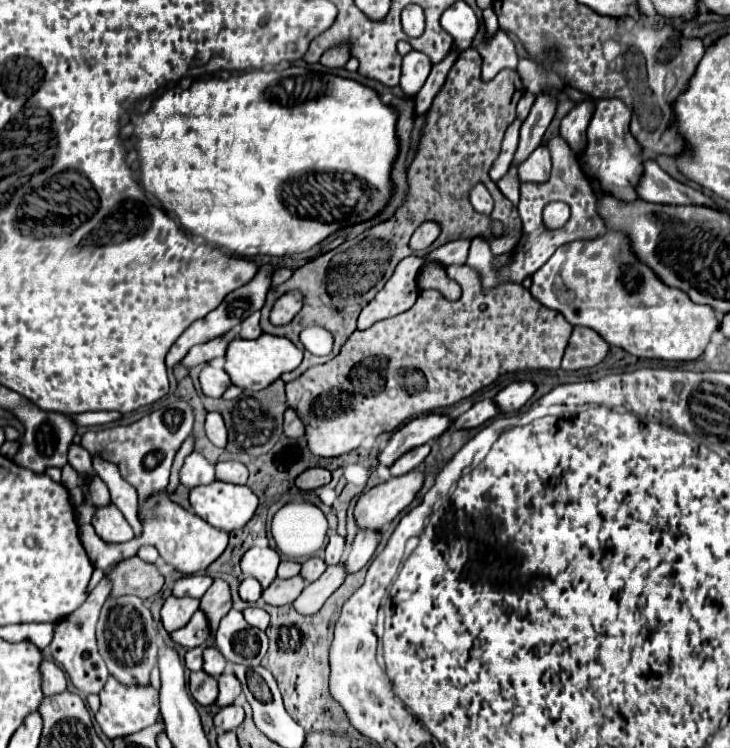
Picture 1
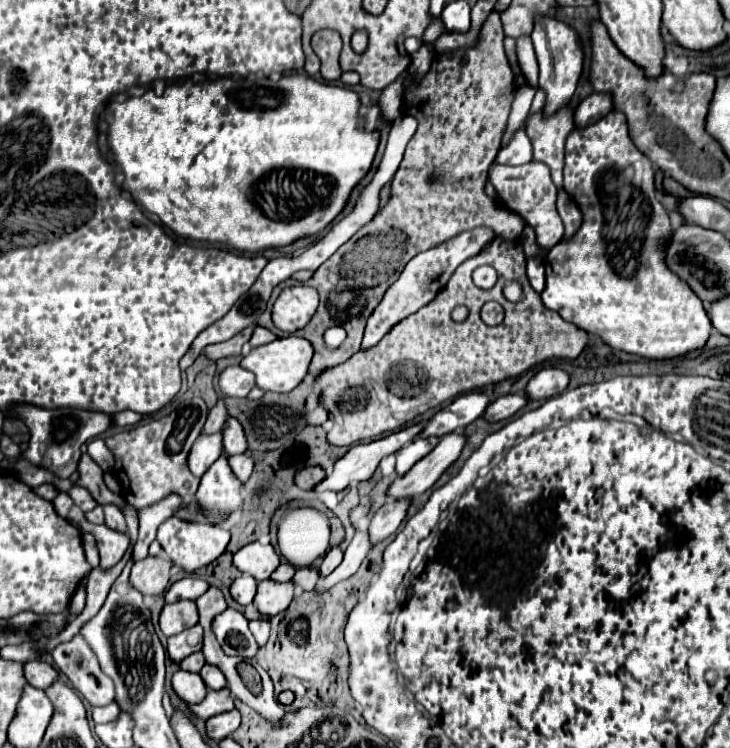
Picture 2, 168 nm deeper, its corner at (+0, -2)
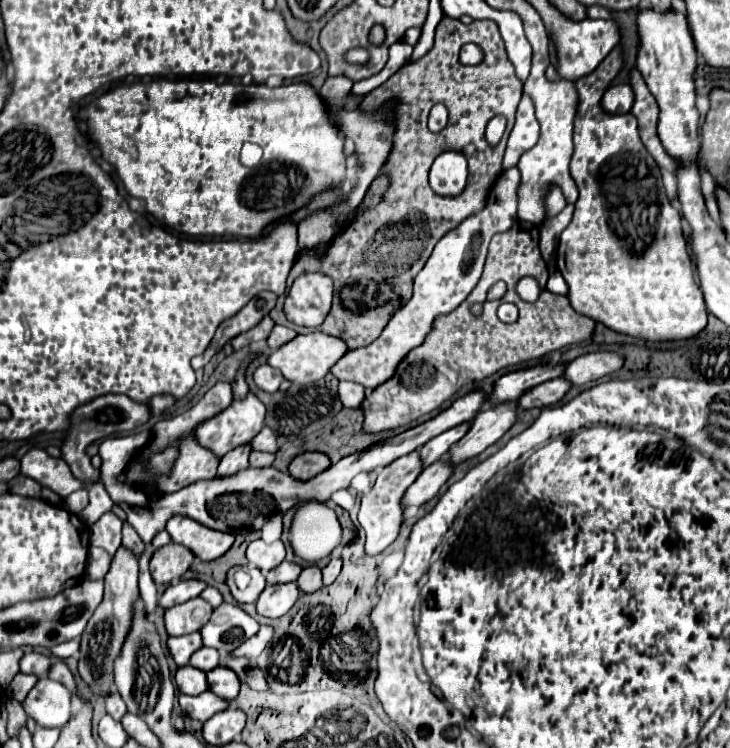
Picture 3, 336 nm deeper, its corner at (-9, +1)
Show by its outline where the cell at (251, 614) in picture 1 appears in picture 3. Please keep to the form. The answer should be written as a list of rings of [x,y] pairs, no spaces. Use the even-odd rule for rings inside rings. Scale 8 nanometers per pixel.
[[[260,626],[258,634],[248,638],[248,642],[244,646],[240,646],[240,650],[236,650],[236,656],[258,658],[258,654],[272,642],[272,636],[274,636],[274,628],[272,626]]]

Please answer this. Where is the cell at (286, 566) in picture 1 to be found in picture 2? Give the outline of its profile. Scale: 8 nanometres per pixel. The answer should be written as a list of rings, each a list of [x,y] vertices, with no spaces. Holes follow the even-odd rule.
[[[281,563],[275,571],[273,571],[273,575],[271,575],[271,579],[273,581],[291,581],[293,579],[293,575],[295,575],[295,567],[293,565],[289,565],[289,563]]]

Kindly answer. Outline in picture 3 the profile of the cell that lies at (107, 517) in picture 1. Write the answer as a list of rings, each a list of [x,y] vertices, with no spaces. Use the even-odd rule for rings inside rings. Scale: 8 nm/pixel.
[[[120,546],[112,558],[110,570],[104,578],[104,600],[90,618],[86,630],[82,632],[80,646],[80,676],[92,688],[104,694],[104,690],[114,690],[112,682],[112,662],[120,654],[120,642],[124,642],[124,630],[128,630],[128,614],[132,614],[132,602],[138,598],[138,560],[132,550]]]

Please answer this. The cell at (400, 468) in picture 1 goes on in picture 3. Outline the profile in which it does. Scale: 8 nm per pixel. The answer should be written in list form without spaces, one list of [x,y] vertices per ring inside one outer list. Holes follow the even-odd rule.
[[[458,424],[456,428],[450,428],[450,430],[446,430],[446,432],[434,436],[432,440],[428,440],[428,442],[418,450],[420,460],[422,460],[422,468],[426,468],[426,466],[434,464],[436,460],[440,460],[440,458],[448,452],[448,448],[466,434],[468,426],[470,426],[470,424]]]

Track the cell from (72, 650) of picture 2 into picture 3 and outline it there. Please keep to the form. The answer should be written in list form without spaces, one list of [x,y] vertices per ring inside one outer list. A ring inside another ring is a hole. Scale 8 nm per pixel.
[[[110,692],[110,694],[106,694],[104,696],[104,700],[106,700],[106,712],[114,718],[114,720],[120,720],[124,714],[126,714],[126,706],[124,706],[124,700],[120,698],[120,694],[118,692]]]

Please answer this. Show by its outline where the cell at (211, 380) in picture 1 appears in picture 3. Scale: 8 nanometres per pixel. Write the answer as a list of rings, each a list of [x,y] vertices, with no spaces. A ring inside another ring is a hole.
[[[268,364],[258,366],[256,372],[254,372],[254,384],[256,384],[260,390],[264,390],[264,392],[276,392],[282,380],[284,380],[282,374],[280,374],[276,368],[268,366]]]

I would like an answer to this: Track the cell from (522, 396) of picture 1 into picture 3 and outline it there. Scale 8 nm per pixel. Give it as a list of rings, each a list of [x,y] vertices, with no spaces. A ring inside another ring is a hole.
[[[610,352],[584,354],[566,364],[562,378],[570,382],[570,386],[582,386],[590,380],[598,380],[606,374],[616,372],[620,366],[622,366],[622,358],[618,354],[610,354]]]

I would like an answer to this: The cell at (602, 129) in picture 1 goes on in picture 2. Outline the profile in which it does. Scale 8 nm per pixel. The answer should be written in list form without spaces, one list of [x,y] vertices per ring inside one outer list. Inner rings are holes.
[[[611,111],[607,117],[599,119],[593,125],[587,125],[583,129],[573,129],[565,141],[565,191],[567,195],[579,205],[579,211],[583,213],[583,221],[581,227],[577,229],[577,233],[569,239],[561,239],[553,249],[549,249],[547,257],[545,257],[545,269],[547,269],[547,287],[541,293],[541,299],[545,303],[547,309],[557,311],[565,321],[575,323],[577,327],[581,327],[587,333],[599,335],[607,345],[611,345],[613,349],[621,349],[627,353],[635,353],[647,359],[671,359],[671,357],[679,357],[685,355],[689,351],[695,351],[699,347],[703,347],[709,339],[711,333],[711,321],[705,313],[703,303],[699,301],[699,297],[695,297],[695,293],[691,291],[691,287],[685,281],[679,281],[679,277],[675,277],[675,273],[671,273],[671,269],[667,269],[665,263],[665,255],[667,255],[667,237],[671,237],[673,227],[669,221],[667,211],[663,209],[663,205],[657,199],[655,193],[655,183],[653,183],[653,167],[651,161],[633,145],[633,141],[629,139],[629,131],[627,131],[627,119],[623,113],[619,111]]]

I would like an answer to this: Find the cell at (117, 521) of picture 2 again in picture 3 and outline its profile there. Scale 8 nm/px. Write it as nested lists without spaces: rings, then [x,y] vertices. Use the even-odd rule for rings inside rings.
[[[124,522],[124,526],[122,526],[122,544],[138,556],[144,550],[144,542],[140,542],[140,536],[136,534],[136,530],[128,522]]]

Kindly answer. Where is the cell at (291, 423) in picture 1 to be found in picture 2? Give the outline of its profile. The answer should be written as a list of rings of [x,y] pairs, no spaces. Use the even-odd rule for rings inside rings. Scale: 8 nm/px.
[[[317,389],[307,397],[305,411],[307,411],[309,425],[323,425],[327,421],[327,411],[319,405],[319,391]]]

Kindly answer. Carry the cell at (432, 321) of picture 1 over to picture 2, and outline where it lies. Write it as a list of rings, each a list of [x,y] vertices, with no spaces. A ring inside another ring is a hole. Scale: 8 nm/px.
[[[495,237],[479,255],[457,267],[435,301],[397,323],[379,345],[359,351],[345,363],[319,375],[317,385],[321,387],[321,403],[333,419],[327,439],[343,441],[343,429],[399,431],[417,415],[423,415],[447,399],[521,375],[549,357],[573,359],[585,349],[587,337],[589,335],[583,329],[563,321],[559,313],[547,311],[543,301],[539,301],[539,293],[533,291],[525,273],[523,239],[499,241],[499,237]],[[479,265],[497,267],[499,279],[493,289],[479,289],[471,281],[471,273]],[[511,279],[517,279],[523,285],[523,299],[519,303],[509,303],[503,297],[503,285]],[[487,301],[497,301],[505,307],[505,321],[497,327],[485,325],[479,317],[479,311]],[[457,305],[469,307],[469,317],[463,323],[451,319],[451,311]]]

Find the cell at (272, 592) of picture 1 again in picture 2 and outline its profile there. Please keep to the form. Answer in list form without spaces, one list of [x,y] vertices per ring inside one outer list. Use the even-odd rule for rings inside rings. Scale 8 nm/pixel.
[[[271,579],[261,581],[257,585],[257,595],[255,595],[255,607],[261,615],[273,617],[289,607],[293,599],[293,583],[275,583]]]

